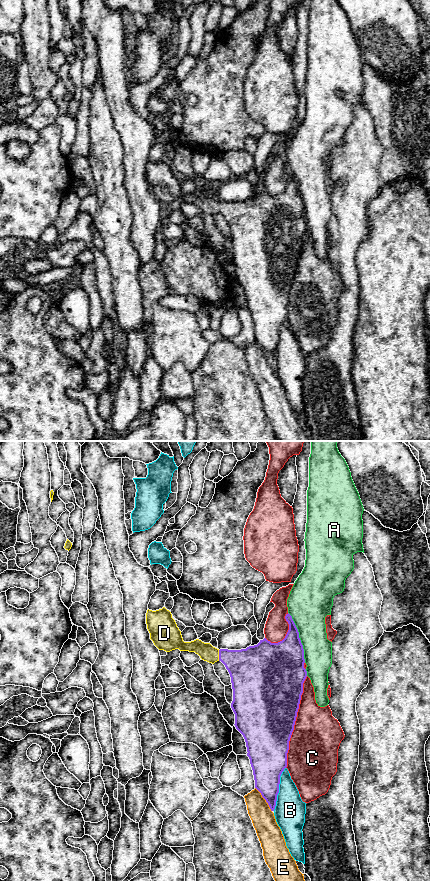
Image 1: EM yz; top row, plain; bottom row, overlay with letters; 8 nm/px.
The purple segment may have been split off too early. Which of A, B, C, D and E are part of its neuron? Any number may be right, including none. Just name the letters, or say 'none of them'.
D

